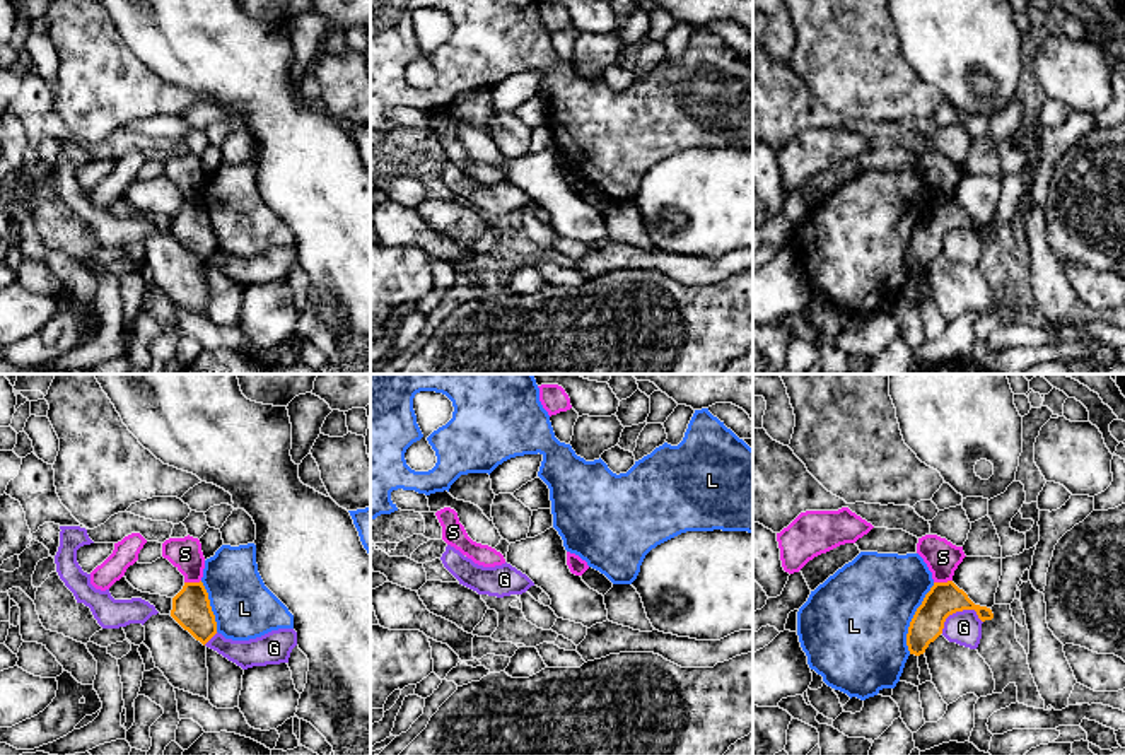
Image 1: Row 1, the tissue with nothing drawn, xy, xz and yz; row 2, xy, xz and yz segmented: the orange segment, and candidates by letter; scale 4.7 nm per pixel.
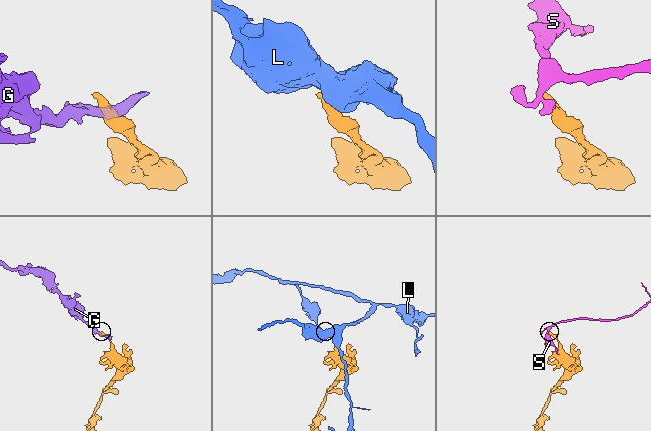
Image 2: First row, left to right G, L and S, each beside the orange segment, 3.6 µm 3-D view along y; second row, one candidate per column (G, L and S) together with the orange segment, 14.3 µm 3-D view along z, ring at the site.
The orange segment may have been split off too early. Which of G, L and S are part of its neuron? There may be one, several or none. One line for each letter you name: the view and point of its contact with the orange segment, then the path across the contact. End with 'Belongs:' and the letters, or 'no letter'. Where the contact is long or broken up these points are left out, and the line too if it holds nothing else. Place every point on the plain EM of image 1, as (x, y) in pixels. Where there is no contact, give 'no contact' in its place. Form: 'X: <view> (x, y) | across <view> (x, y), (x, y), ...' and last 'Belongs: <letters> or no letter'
Belongs: no letter

